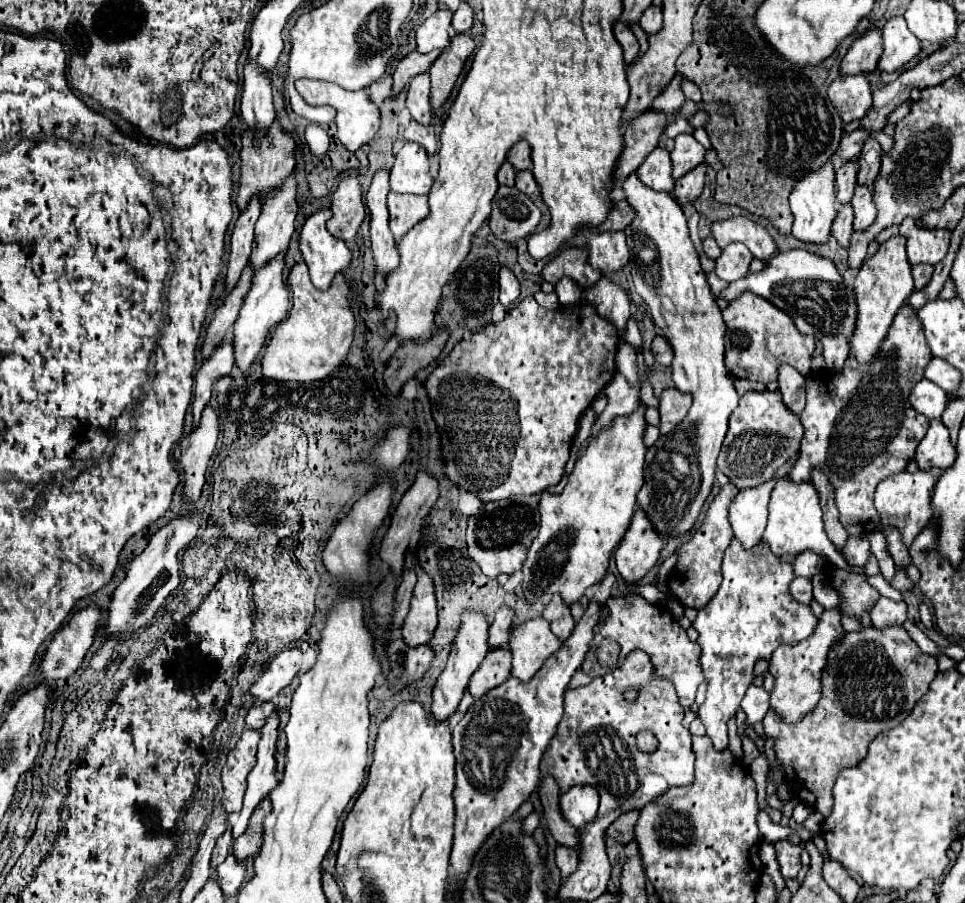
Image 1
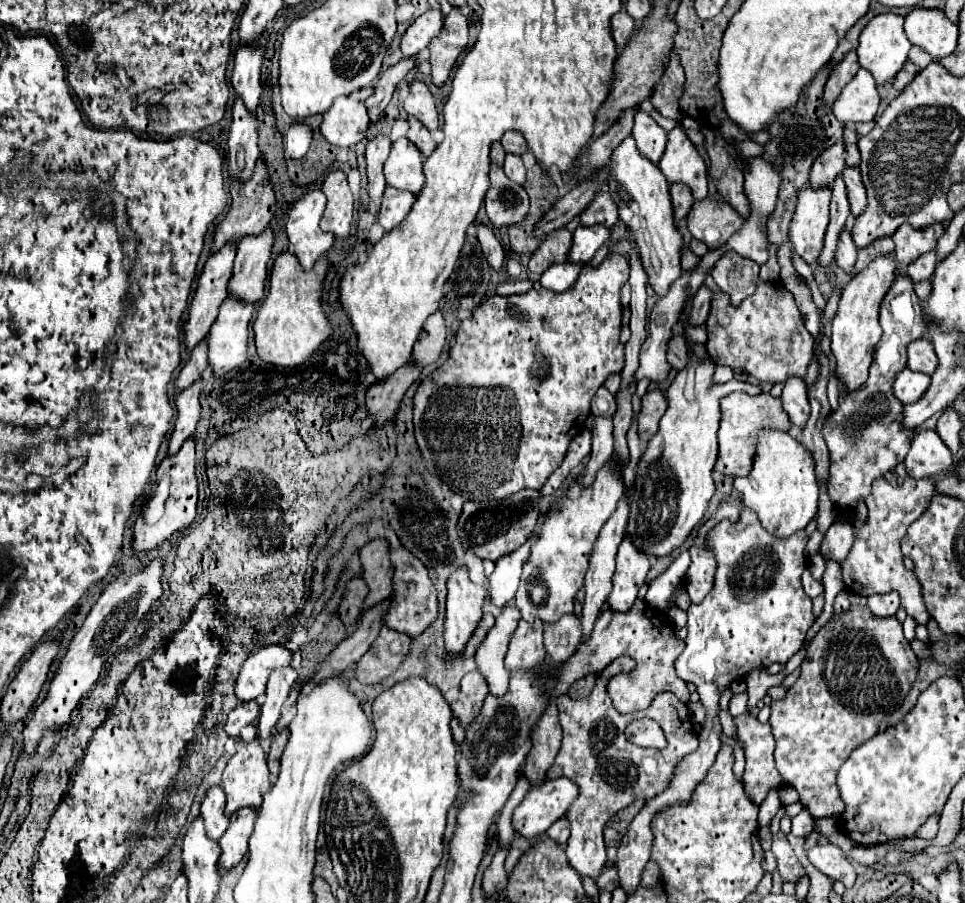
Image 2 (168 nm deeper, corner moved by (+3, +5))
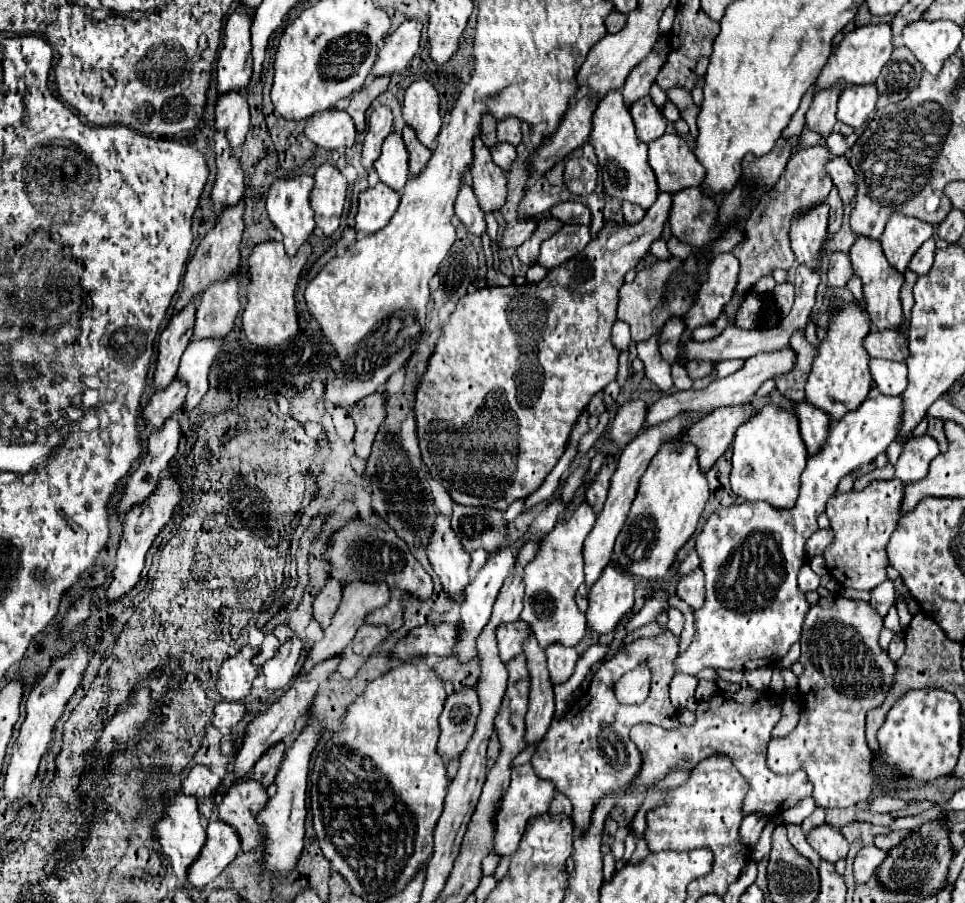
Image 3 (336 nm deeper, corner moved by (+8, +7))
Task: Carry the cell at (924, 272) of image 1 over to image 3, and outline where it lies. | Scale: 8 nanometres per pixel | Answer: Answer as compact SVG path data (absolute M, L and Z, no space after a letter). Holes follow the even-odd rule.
M930 238L926 244L922 244L922 248L912 256L912 260L910 260L910 264L908 264L908 270L912 270L912 272L916 272L916 274L926 274L926 272L930 272L930 268L932 268L932 264L934 264L934 250L936 250L936 246L934 246L934 238Z

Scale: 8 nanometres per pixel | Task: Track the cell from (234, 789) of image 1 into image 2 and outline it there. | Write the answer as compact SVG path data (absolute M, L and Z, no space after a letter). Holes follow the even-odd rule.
M259 740L237 742L237 752L229 758L223 772L223 788L227 794L225 814L231 816L239 808L259 808L261 798L271 790L267 756Z

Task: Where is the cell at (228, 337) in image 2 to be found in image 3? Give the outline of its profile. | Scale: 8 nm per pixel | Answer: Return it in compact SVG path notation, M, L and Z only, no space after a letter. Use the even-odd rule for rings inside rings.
M224 336L214 338L200 338L188 344L186 352L182 354L182 362L178 368L178 378L188 382L188 396L186 396L186 410L192 410L208 390L208 372L220 354L224 344Z

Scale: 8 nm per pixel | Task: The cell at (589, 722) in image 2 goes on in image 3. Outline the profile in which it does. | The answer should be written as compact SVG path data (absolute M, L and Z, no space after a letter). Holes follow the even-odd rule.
M664 632L653 638L640 637L634 644L630 644L622 654L616 654L612 660L600 666L594 674L590 688L576 698L572 712L562 714L560 718L552 720L552 726L546 734L546 740L536 748L532 756L532 768L538 778L550 780L556 784L558 792L570 798L574 812L574 830L576 836L582 836L590 826L590 818L594 812L596 802L612 794L636 780L642 770L644 758L642 752L628 740L628 732L638 722L660 724L664 728L678 728L678 710L672 706L668 696L670 684L676 670L674 670L674 656L678 654L680 638L672 632ZM646 662L652 673L650 696L642 702L642 706L626 706L618 704L612 694L612 684L634 666Z

